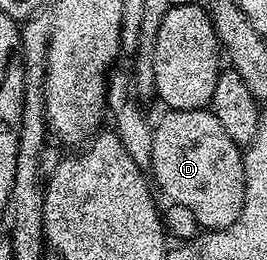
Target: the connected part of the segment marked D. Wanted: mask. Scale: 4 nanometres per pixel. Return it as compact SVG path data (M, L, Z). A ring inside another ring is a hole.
M208 107L195 110L166 111L161 121L153 124L151 162L148 171L154 185L169 204L187 206L195 214L195 222L205 230L231 226L243 210L245 197L245 157L242 145L231 142L227 130Z

